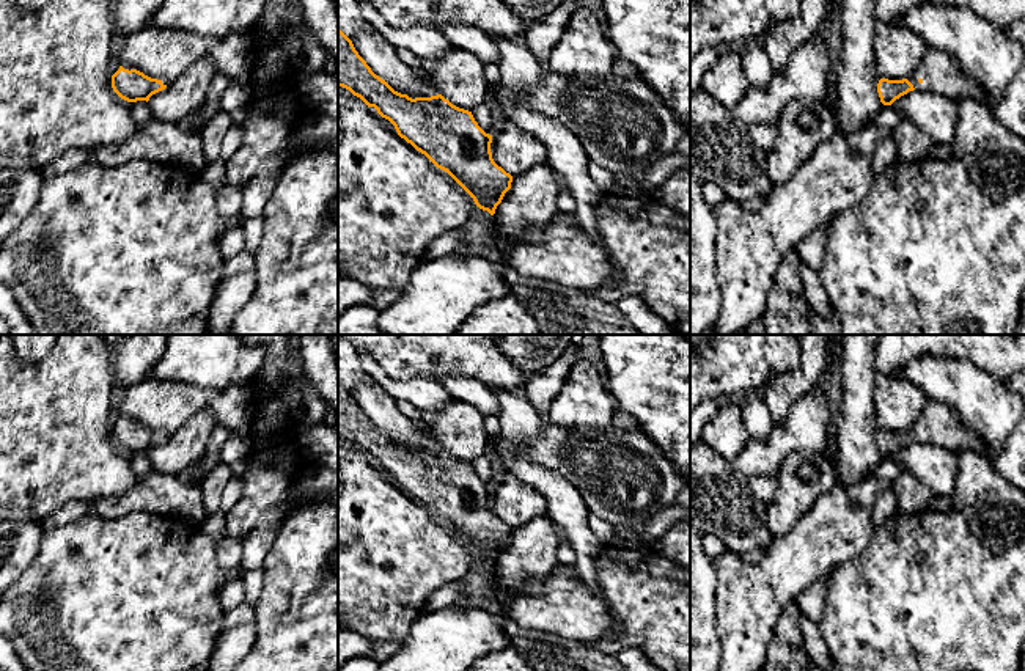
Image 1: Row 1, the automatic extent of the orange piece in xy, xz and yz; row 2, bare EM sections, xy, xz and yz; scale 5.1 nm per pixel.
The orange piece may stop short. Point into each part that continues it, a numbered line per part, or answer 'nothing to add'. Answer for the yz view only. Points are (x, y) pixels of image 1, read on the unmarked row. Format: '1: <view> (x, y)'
1: yz (940, 425)

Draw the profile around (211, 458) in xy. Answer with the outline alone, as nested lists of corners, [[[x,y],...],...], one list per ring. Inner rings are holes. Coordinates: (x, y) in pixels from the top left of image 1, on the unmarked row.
[[[223,426],[214,427],[211,438],[208,442],[208,448],[201,457],[203,459],[201,473],[198,475],[198,479],[193,482],[195,486],[200,487],[204,476],[220,462],[220,449],[231,434],[233,431],[230,431],[228,427]]]

